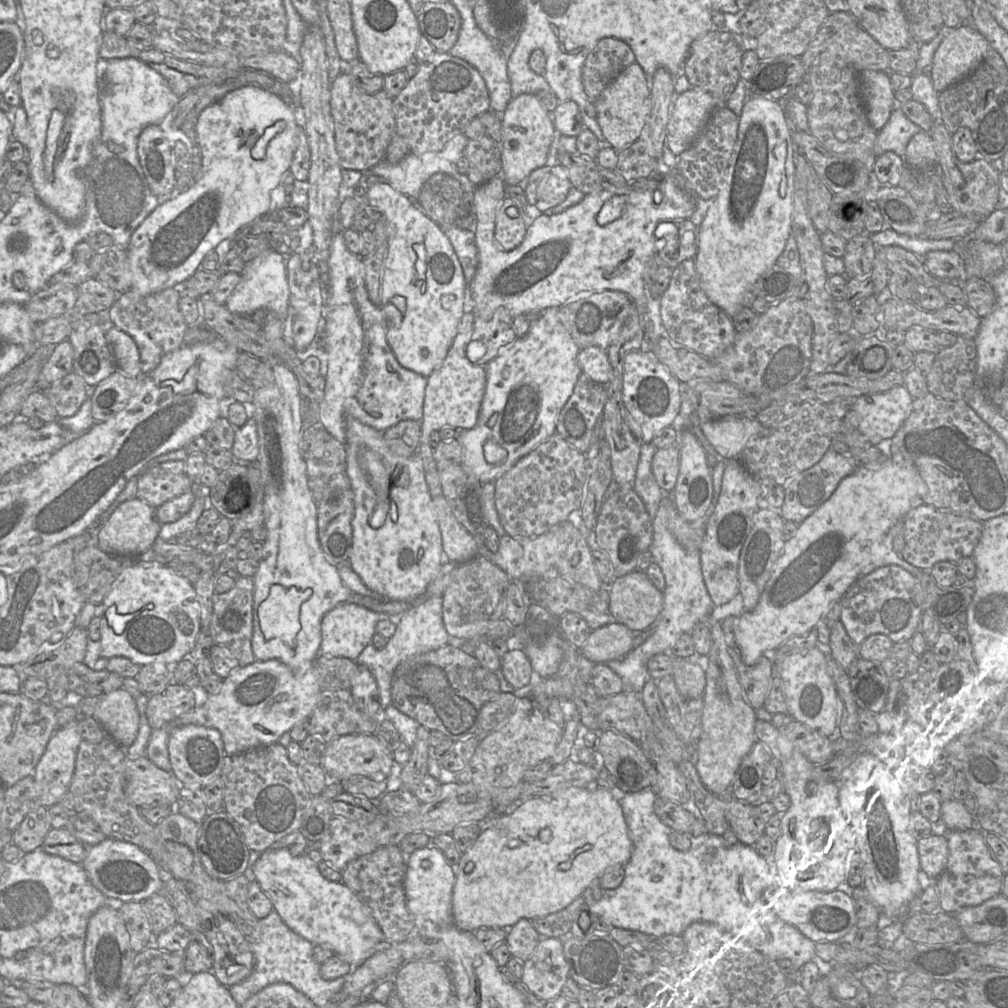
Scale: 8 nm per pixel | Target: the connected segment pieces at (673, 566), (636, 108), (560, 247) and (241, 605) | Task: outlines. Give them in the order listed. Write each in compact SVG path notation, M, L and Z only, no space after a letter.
M665 493L652 521L653 539L649 547L654 562L658 564L665 578L663 608L649 628L633 631L635 647L626 656L605 663L622 679L624 690L641 692L645 683L651 679L647 670L649 658L656 654L670 653L678 638L684 633L690 633L698 622L708 619L715 607L704 582L700 551L684 549L668 528L672 506L671 493Z
M634 62L626 67L604 88L594 105L599 126L612 148L621 151L637 141L651 111L651 93L641 66Z
M661 174L659 185L657 187L658 190L662 192L662 200L660 203L656 204L653 200L653 193L654 190L636 190L632 191L629 194L625 195L625 205L623 208L623 214L620 218L614 220L611 223L606 224L605 226L601 226L598 224L596 218L598 213L600 212L602 206L604 203L611 199L613 196L618 195L614 194L608 190L602 190L600 192L593 192L591 194L586 194L584 196L584 199L579 202L578 204L571 206L564 210L563 212L559 214L554 215L545 215L542 214L540 217L536 218L532 225L527 228L524 240L522 243L516 247L515 249L511 251L505 251L502 248L499 247L495 240L495 220L496 220L496 214L497 211L503 201L503 199L506 196L505 193L505 186L506 182L503 179L502 176L494 177L490 181L486 182L485 184L478 186L475 189L474 194L472 195L472 213L475 217L475 238L476 238L476 245L478 250L478 266L475 273L475 276L469 286L469 290L471 292L472 298L475 302L474 307L474 315L475 317L482 318L484 320L489 320L494 315L495 311L498 308L504 308L506 309L512 317L515 317L520 314L528 313L529 311L544 311L551 307L561 307L565 303L583 295L583 293L593 293L593 292L599 292L599 291L621 291L624 294L626 294L633 304L636 306L640 318L642 327L644 329L644 339L642 342L642 346L639 350L642 351L650 351L648 349L648 343L656 341L656 333L653 331L651 320L648 314L647 310L647 298L644 291L644 274L647 269L647 264L649 263L650 259L656 254L656 238L654 236L654 232L659 224L662 223L674 223L675 221L683 220L683 219L690 219L690 217L693 215L693 213L696 210L696 206L694 203L694 195L692 192L686 192L685 190L682 190L677 185L677 180L672 176L671 174Z
M239 576L235 586L228 592L213 595L213 612L210 622L211 636L217 645L229 648L240 667L256 661L252 651L253 635L253 578Z

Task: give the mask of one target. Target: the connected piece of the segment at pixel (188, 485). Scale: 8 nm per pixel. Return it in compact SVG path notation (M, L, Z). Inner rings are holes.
M183 460L166 461L145 469L137 484L137 497L153 508L195 488Z

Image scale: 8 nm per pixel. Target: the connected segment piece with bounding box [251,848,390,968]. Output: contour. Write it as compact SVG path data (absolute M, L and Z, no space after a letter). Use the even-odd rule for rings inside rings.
M269 848L258 855L251 869L251 878L259 883L270 898L273 909L292 931L313 945L333 951L352 968L362 965L377 951L390 945L384 940L380 927L360 899L343 882L326 879L320 873L318 864L307 856L294 856L285 848Z

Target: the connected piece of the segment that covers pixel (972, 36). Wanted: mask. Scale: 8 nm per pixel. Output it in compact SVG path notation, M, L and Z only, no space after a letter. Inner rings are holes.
M960 25L941 42L931 65L934 89L940 93L969 75L984 59L990 44L970 25Z

